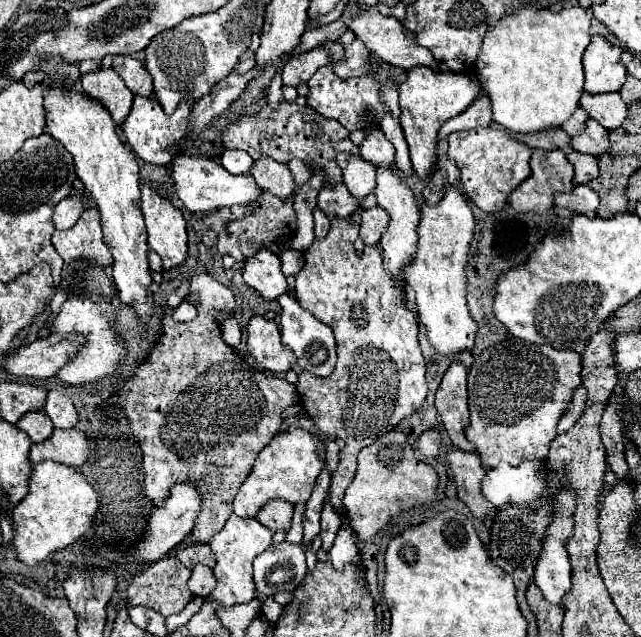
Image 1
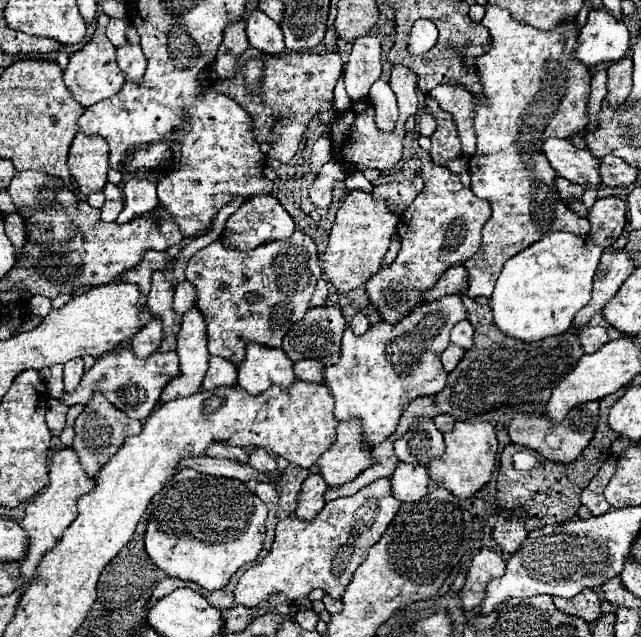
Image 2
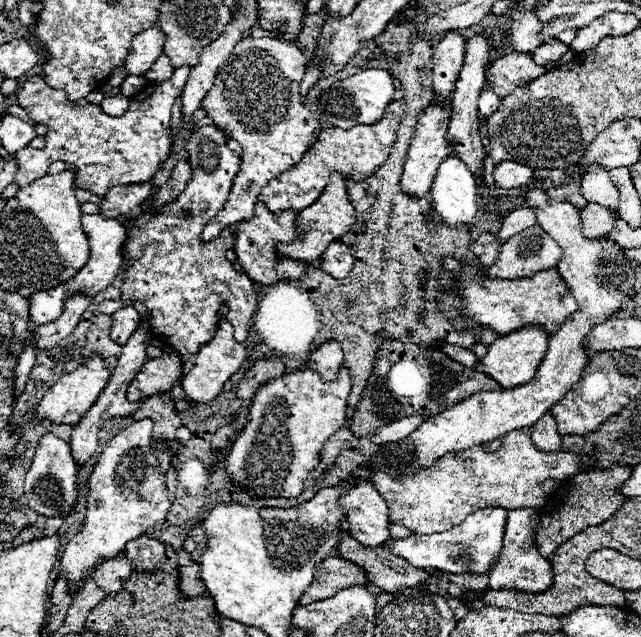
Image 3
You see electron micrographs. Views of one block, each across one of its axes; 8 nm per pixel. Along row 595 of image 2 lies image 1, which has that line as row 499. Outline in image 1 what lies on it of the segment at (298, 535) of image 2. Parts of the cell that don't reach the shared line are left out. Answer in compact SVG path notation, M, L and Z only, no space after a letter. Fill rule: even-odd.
M344 218L332 220L332 228L328 236L324 240L314 240L314 244L304 252L306 264L296 274L296 288L294 288L296 300L300 302L300 306L312 312L320 322L330 326L334 330L334 338L338 344L338 362L336 362L334 372L328 378L316 378L314 374L302 372L296 384L300 402L310 414L310 418L314 420L314 424L320 428L320 432L336 434L338 438L342 436L346 442L346 448L340 450L340 464L336 472L332 472L330 494L328 494L332 508L342 516L342 524L336 534L334 546L328 552L334 570L344 570L348 564L352 564L356 570L362 570L362 554L356 542L358 538L342 504L344 490L356 474L358 452L364 446L370 446L372 442L376 442L376 438L380 438L384 430L386 432L394 430L402 418L416 412L422 406L428 392L426 378L424 378L426 364L418 346L418 322L414 314L408 310L400 288L384 274L380 250L374 246L366 246L364 254L358 256L354 250L356 238L358 238L358 226L350 224ZM290 426L288 430L276 434L272 442L258 452L250 476L240 486L234 498L234 514L240 518L254 518L266 502L276 500L276 498L282 498L290 504L307 502L320 470L322 470L322 462L316 456L314 434L298 426Z

